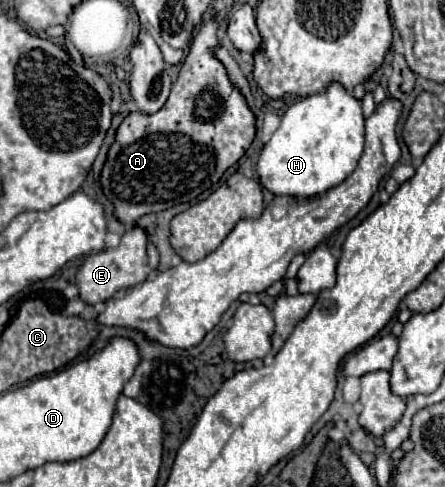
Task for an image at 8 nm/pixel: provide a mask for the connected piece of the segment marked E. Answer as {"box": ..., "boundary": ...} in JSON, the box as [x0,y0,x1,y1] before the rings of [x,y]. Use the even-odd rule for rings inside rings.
{"box":[76,227,158,305],"boundary":[[[132,227],[122,235],[118,247],[102,249],[100,253],[92,253],[86,257],[86,261],[76,271],[76,287],[78,287],[80,299],[84,303],[96,305],[98,301],[110,299],[120,289],[134,287],[134,285],[142,283],[144,279],[148,279],[156,271],[156,267],[158,267],[156,247],[150,243],[144,229]]]}

